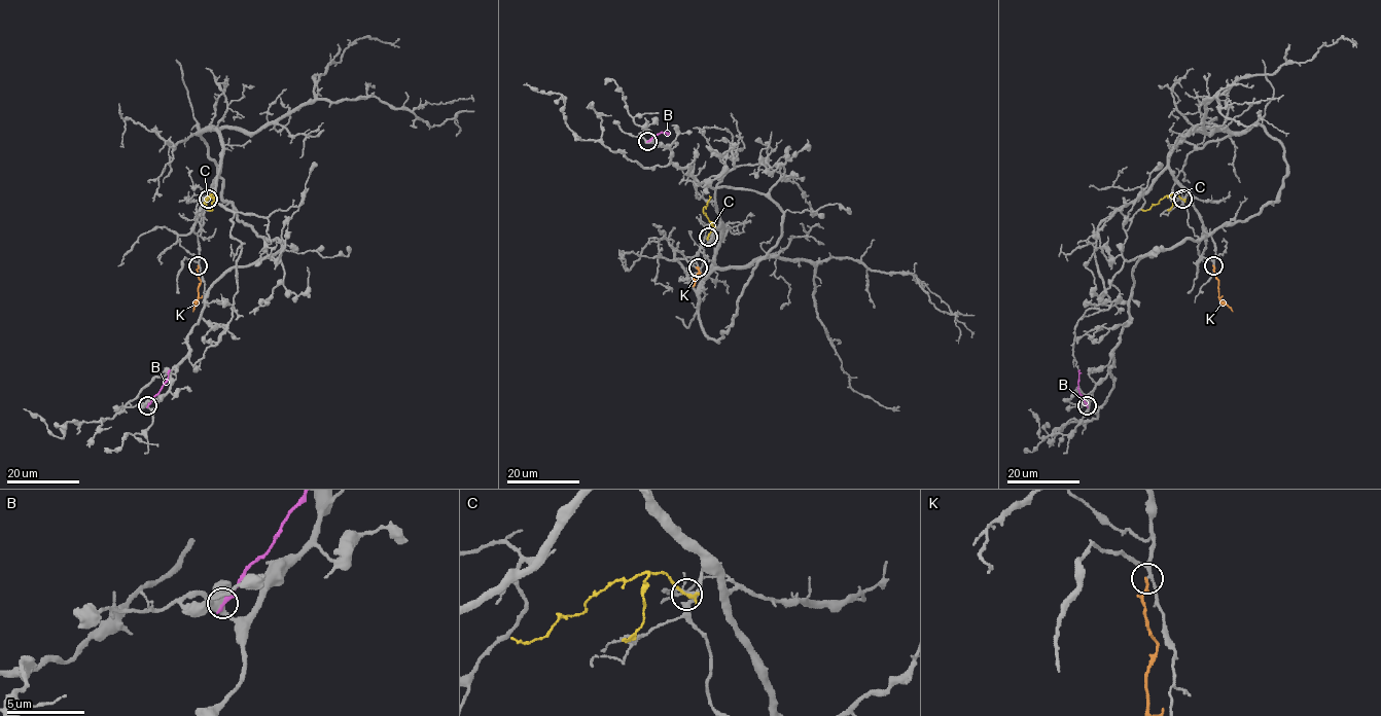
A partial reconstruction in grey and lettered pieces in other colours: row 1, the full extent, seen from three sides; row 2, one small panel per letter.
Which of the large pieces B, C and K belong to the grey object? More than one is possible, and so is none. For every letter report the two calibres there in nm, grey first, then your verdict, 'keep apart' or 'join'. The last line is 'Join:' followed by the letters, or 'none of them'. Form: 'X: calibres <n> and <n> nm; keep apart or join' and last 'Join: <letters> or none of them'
B: calibres 460 and 280 nm; keep apart
C: calibres 170 and 240 nm; keep apart
K: calibres 170 and 180 nm; keep apart
Join: none of them

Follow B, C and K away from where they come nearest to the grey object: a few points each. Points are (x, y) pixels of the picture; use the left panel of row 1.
B: (148, 404), (170, 370)
C: (207, 199), (213, 194), (203, 204), (209, 209)
K: (199, 265), (199, 298), (192, 312)

